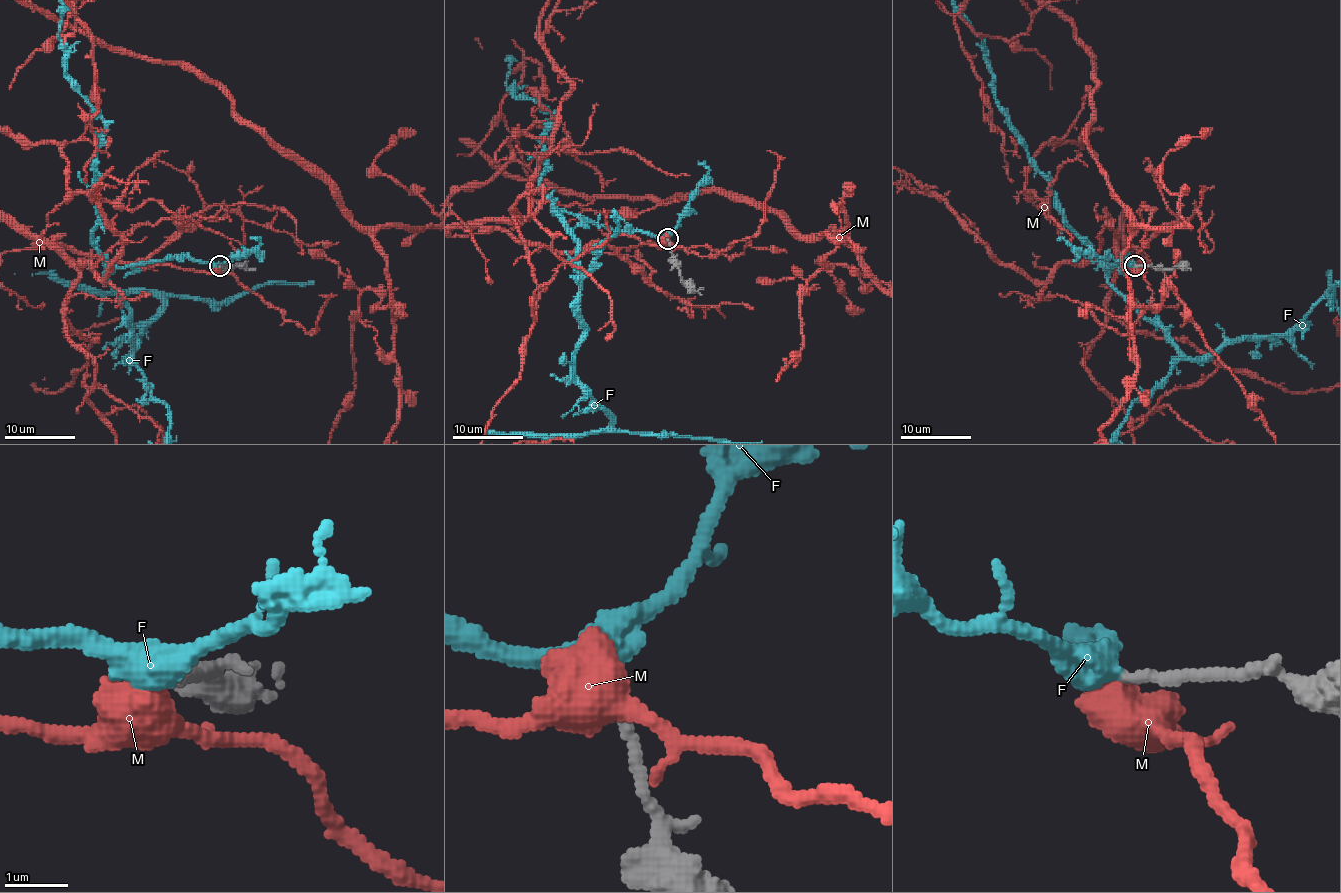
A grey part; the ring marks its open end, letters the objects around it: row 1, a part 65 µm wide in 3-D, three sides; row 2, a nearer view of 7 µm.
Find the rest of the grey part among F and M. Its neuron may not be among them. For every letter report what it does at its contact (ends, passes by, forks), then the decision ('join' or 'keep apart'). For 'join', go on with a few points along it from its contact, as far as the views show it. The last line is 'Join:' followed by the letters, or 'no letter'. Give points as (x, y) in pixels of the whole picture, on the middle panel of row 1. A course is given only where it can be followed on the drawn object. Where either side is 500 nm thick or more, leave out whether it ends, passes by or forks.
F: it passes by; join; it runs (668, 238), (554, 212), (577, 242), (584, 340), (575, 379), (617, 430), (761, 441)
M: it passes by; keep apart
Join: F

